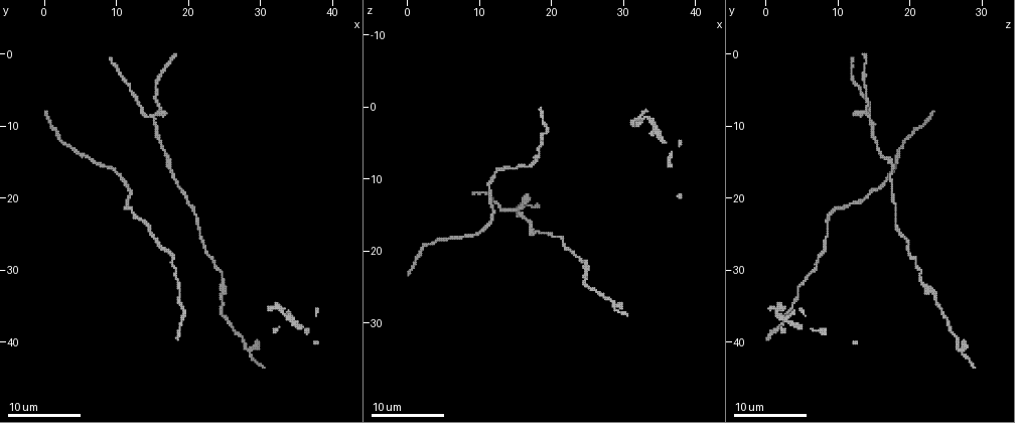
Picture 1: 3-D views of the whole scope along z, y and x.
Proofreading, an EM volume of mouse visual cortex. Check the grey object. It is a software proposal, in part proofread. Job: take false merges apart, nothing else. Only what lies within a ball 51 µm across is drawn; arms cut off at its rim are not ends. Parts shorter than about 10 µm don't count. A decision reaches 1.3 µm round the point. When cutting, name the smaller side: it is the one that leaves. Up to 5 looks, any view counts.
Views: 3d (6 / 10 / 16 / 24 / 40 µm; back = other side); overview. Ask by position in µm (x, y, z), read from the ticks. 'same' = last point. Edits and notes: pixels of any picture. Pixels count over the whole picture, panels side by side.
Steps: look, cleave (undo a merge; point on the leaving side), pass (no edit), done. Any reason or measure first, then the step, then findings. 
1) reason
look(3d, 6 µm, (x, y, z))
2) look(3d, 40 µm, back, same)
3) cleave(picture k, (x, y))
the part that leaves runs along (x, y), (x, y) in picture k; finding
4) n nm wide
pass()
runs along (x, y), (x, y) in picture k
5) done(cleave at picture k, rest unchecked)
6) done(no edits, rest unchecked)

calibre changes
look(3d, 10 µm, (17.0, 14.0, 16.0))

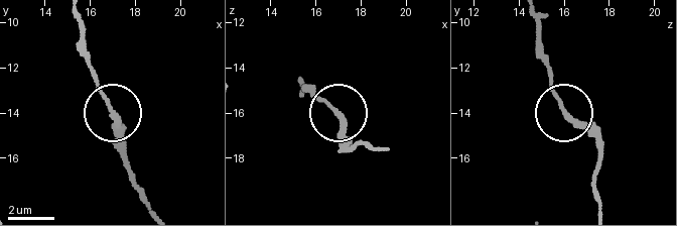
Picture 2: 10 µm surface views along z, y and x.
pass()
runs along (113, 147), (109, 103), (81, 52) in picture 2; all the same neuron

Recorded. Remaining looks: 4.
four-way junction
look(3d, 6 µm, (15.0, 8.5, 14.0))

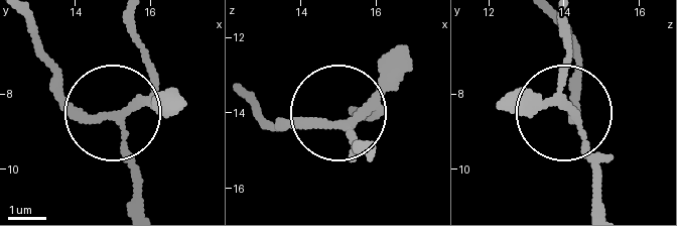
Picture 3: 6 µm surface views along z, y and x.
look(3d, 6 µm, back, (15.25, 8.50, 14.25))

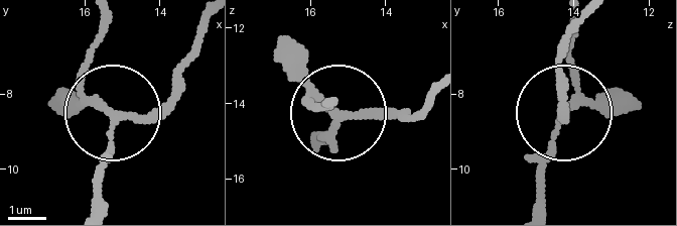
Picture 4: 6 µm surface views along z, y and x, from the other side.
pass()
runs along (94, 207), (113, 120), (85, 72), (94, 36) in picture 4; continuous, no second neuron

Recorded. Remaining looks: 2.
look(3d, 10 µm, (11.5, 18.0, 16.5))

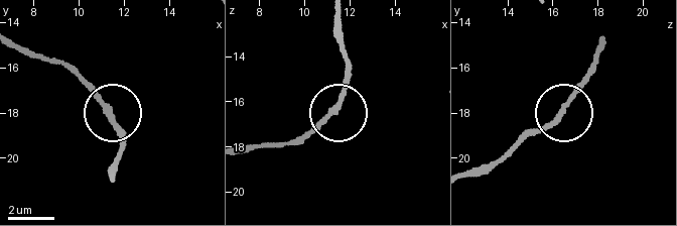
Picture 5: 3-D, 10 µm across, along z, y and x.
side arm 18 µm
pass()
continuous, no second neuron

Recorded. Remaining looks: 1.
done(no edits, rest unchecked)

